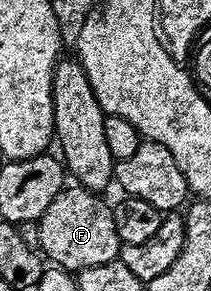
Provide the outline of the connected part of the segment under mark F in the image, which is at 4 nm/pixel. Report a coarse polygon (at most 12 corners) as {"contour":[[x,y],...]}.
{"contour":[[70,184],[37,220],[39,247],[77,272],[119,257],[114,212]]}

